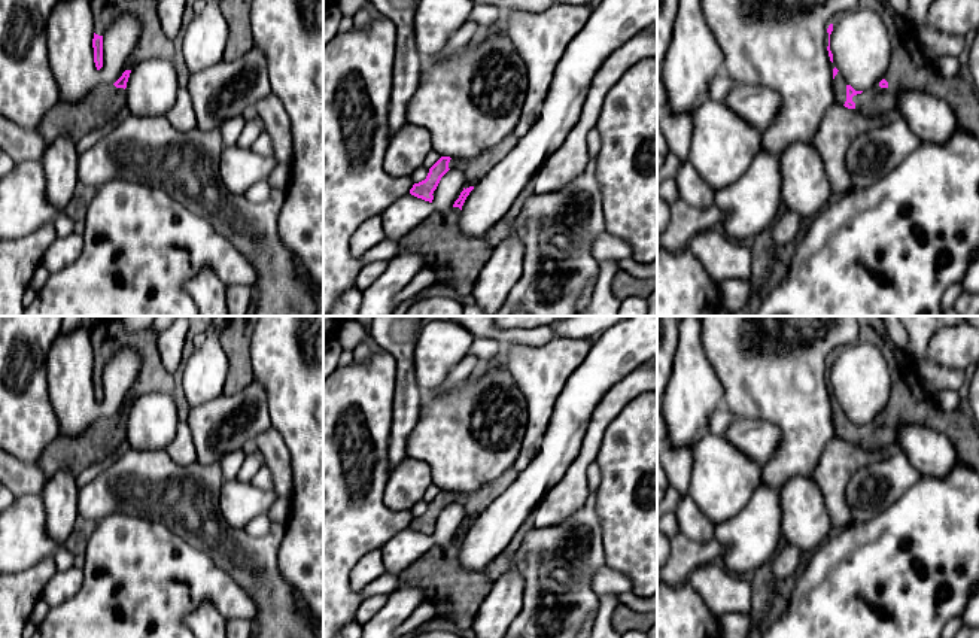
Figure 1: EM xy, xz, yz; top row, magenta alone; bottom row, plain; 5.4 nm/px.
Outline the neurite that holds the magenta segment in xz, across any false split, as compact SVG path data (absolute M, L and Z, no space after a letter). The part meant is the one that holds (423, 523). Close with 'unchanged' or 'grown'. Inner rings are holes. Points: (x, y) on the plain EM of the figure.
M511 468L499 478L468 493L441 490L429 502L426 513L410 523L411 529L432 537L434 525L450 502L465 507L465 522L453 541L447 546L434 544L398 575L399 587L420 586L428 599L444 607L438 610L437 617L444 617L460 629L472 626L478 608L493 586L486 569L469 571L460 565L462 540L474 520L513 483L517 474L519 471Z; grown

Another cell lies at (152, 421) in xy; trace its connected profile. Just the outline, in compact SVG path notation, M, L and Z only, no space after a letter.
M143 394L130 407L125 441L131 449L165 449L177 432L177 407L171 394Z

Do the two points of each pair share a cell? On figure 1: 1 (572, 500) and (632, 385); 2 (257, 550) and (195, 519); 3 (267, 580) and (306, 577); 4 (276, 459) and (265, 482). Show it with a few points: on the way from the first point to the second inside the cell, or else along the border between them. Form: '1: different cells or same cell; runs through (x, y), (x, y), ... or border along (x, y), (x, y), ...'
1: same cell; runs through (577, 471), (589, 452), (596, 425), (604, 413)
2: same cell; runs through (242, 550), (230, 549), (210, 534)
3: different cells; border along (279, 544), (279, 573), (298, 591)
4: different cells; border along (265, 462), (273, 489)

